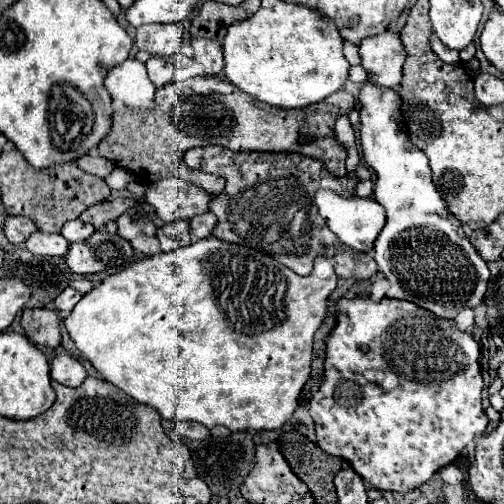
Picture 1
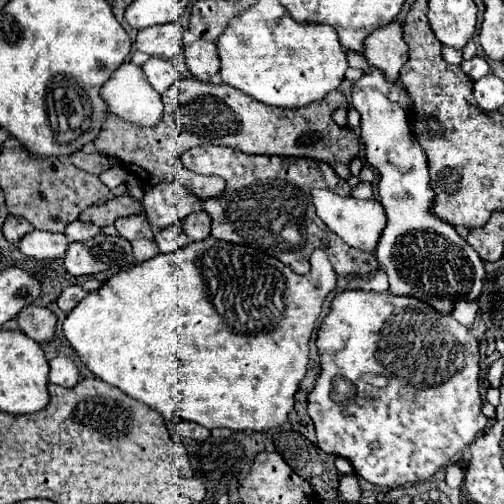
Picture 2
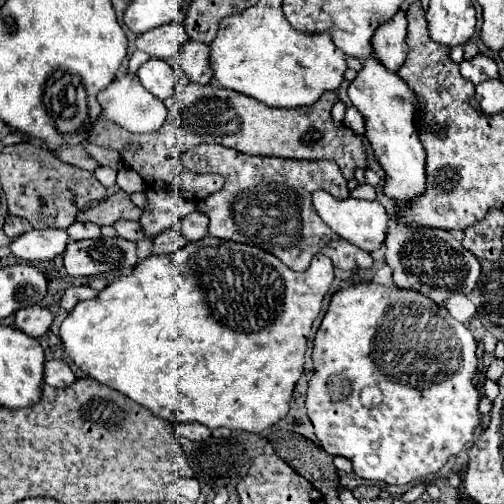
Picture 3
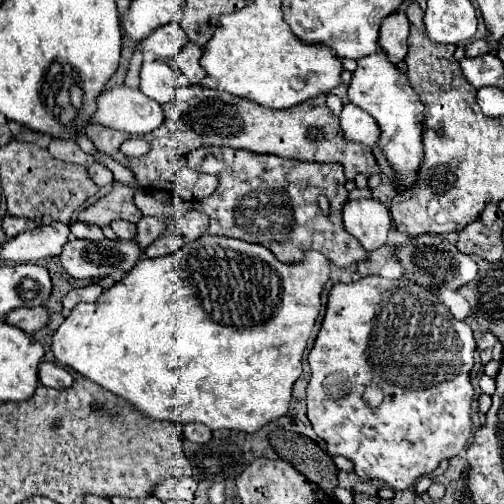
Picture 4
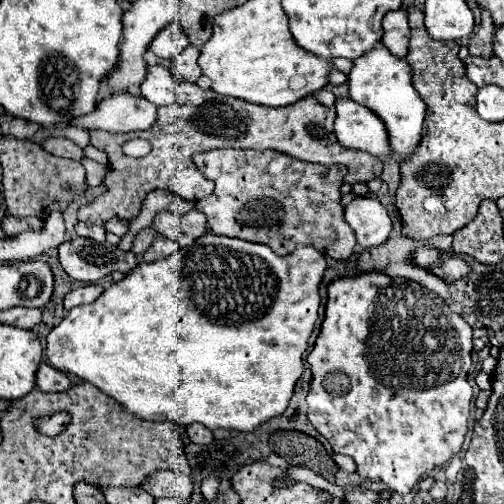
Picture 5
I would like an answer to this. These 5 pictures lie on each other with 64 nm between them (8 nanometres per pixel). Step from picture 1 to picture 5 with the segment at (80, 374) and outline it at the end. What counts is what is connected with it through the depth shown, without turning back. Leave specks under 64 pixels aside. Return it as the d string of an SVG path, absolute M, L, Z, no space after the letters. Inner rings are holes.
M42 362L36 372L36 388L42 392L62 392L70 388L70 380L64 372L52 368L48 362Z

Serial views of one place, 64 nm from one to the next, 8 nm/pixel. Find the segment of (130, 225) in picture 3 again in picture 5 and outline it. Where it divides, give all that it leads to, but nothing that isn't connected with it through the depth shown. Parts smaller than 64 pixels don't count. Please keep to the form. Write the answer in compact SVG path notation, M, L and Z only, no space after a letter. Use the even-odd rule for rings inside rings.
M110 218L110 220L104 224L104 228L106 228L108 232L116 234L116 236L124 236L124 234L128 232L128 222L122 220L122 218Z

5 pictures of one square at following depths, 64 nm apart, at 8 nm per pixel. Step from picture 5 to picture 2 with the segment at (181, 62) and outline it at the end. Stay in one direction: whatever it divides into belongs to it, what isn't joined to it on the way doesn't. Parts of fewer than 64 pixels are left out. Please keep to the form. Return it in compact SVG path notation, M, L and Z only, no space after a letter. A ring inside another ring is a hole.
M194 40L192 44L184 46L186 68L188 74L200 82L210 82L220 68L220 60L216 56L216 44L206 40Z

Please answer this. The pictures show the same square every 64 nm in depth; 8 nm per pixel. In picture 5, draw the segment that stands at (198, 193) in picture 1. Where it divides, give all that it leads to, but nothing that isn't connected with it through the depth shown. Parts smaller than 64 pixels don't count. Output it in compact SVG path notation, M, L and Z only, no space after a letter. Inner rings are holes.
M144 228L136 238L134 238L134 244L132 244L132 252L136 254L136 256L140 256L140 254L144 254L146 250L148 250L148 246L154 242L154 238L156 238L156 232L152 230L152 228Z

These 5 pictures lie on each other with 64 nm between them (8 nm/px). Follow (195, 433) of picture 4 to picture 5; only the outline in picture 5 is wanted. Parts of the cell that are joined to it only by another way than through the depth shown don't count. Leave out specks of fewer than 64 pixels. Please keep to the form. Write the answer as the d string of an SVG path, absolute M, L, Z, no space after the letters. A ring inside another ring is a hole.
M192 424L186 428L186 432L188 432L188 438L196 444L210 444L214 440L212 432L204 424Z

